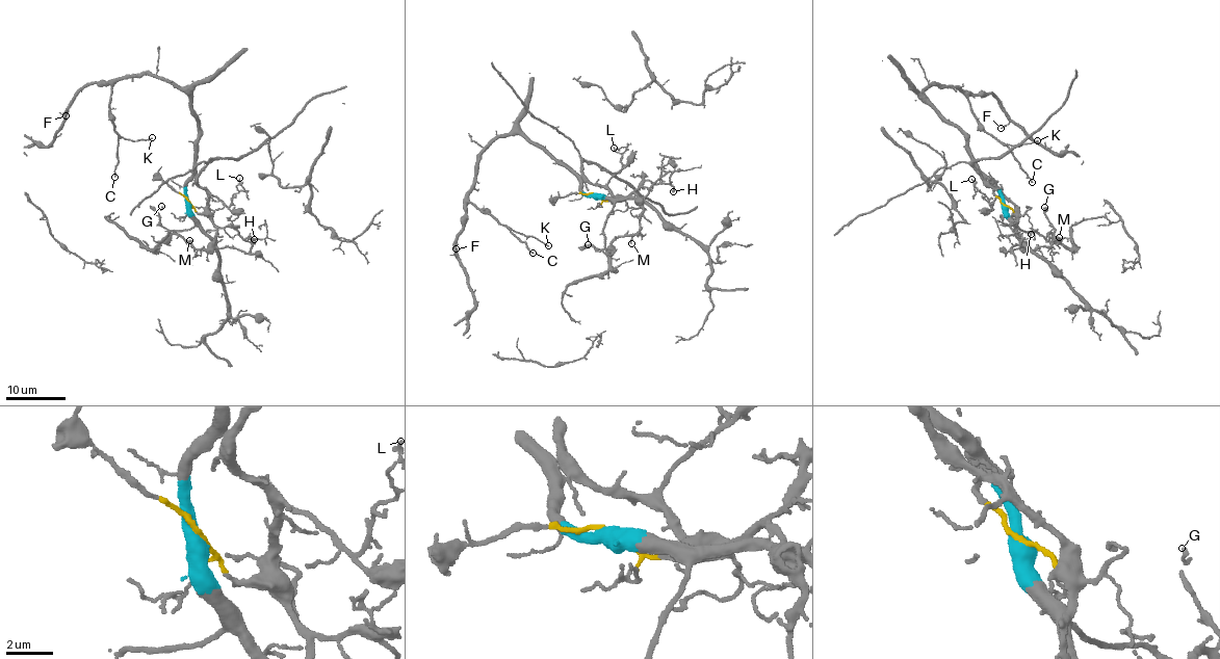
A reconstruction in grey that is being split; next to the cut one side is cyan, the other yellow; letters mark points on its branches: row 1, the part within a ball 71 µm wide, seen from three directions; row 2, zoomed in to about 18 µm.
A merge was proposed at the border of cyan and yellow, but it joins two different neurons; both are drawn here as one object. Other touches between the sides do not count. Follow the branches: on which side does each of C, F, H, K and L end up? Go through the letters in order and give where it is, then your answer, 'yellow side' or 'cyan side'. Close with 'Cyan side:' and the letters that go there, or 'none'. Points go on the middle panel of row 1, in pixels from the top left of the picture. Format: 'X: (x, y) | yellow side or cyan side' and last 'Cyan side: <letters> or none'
C: (533, 253) | cyan side
F: (456, 248) | cyan side
H: (673, 191) | yellow side
K: (548, 245) | cyan side
L: (614, 148) | yellow side
Cyan side: C, F, K

